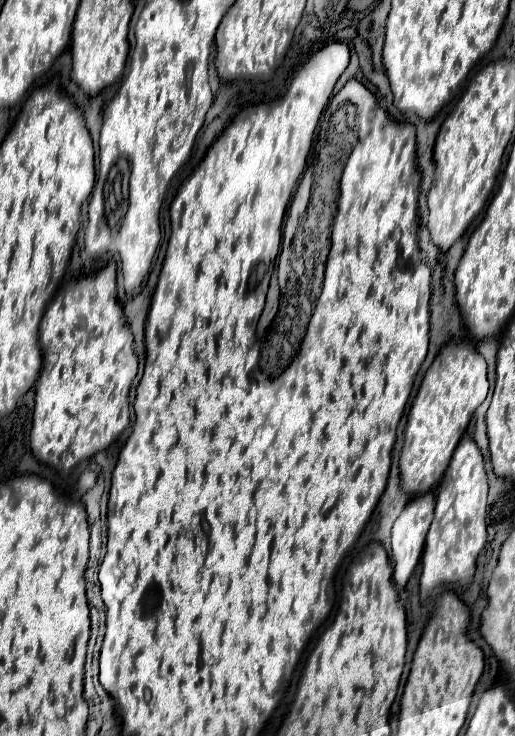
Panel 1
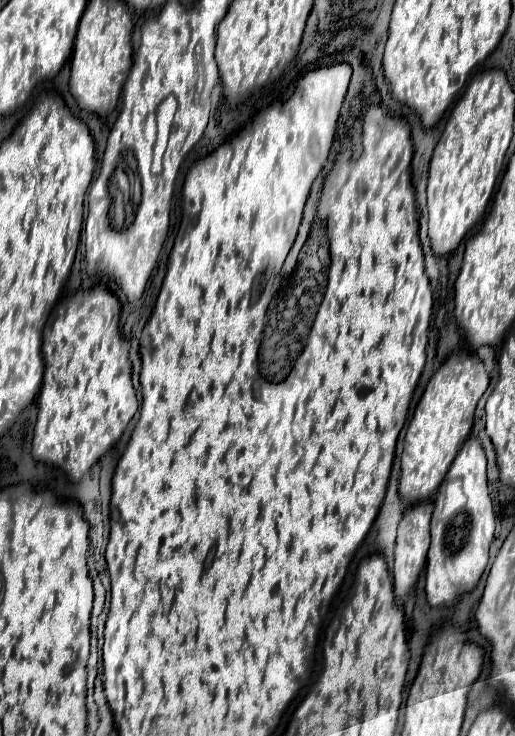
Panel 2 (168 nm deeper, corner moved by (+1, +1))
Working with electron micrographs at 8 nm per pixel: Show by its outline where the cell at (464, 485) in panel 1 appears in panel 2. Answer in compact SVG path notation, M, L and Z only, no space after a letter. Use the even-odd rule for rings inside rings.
M470 437L462 445L460 453L456 455L442 487L438 489L436 501L434 501L434 515L432 515L432 543L428 551L428 563L426 563L426 599L430 605L450 605L458 599L460 593L472 591L476 583L480 581L480 575L484 573L488 565L488 547L494 541L494 511L492 511L492 499L488 495L488 483L486 483L486 457L480 439ZM454 479L462 481L462 491L466 495L464 507L452 515L444 517L444 483L450 483Z

